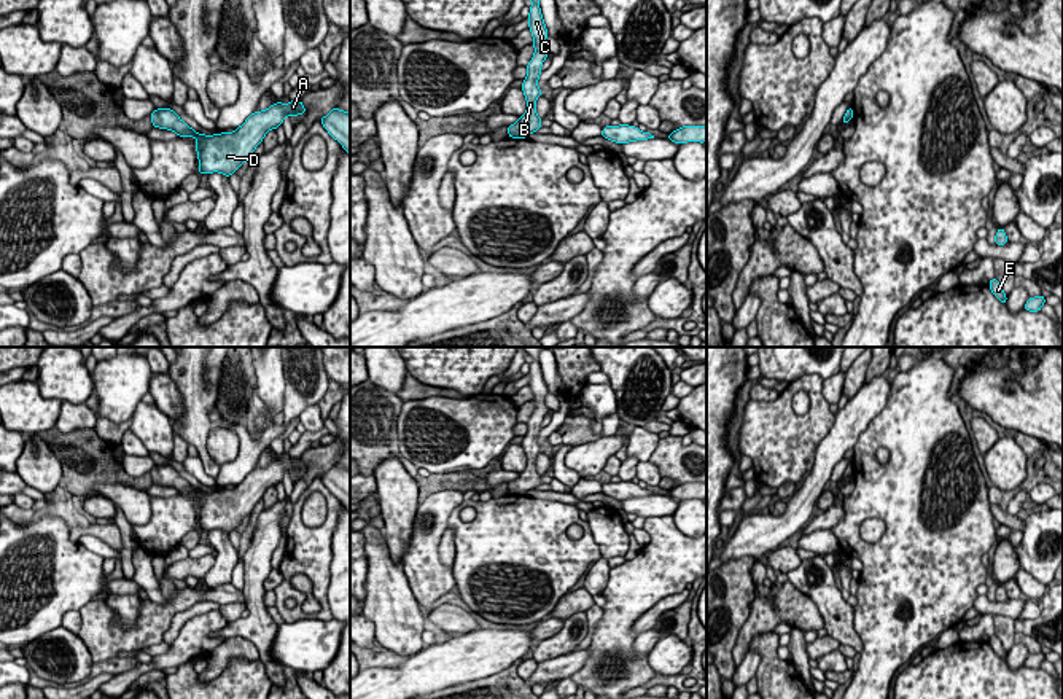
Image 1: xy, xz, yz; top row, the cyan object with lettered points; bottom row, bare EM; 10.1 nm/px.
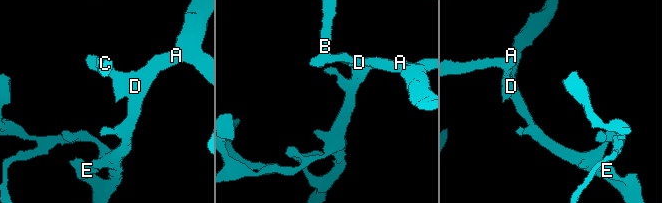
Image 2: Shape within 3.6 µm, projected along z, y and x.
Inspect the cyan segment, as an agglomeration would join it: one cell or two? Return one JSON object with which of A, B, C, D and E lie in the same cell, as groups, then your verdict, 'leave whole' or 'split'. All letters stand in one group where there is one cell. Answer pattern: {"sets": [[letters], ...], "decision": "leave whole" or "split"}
{"sets": [["A", "B", "C", "D", "E"]], "decision": "leave whole"}

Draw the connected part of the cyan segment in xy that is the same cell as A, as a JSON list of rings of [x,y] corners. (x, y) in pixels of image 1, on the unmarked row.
[[[290,457],[288,462],[277,459],[267,467],[255,468],[234,489],[215,492],[197,490],[170,465],[158,465],[150,474],[154,484],[169,486],[178,494],[194,494],[201,530],[220,529],[231,533],[245,517],[250,517],[255,505],[263,498],[271,486],[277,486],[285,473],[306,470],[301,457]]]

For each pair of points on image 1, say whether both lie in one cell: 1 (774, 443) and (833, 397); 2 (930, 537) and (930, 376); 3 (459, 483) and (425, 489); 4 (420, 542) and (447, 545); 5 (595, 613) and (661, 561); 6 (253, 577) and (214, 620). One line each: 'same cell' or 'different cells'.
1: different cells
2: same cell
3: same cell
4: different cells
5: different cells
6: different cells

